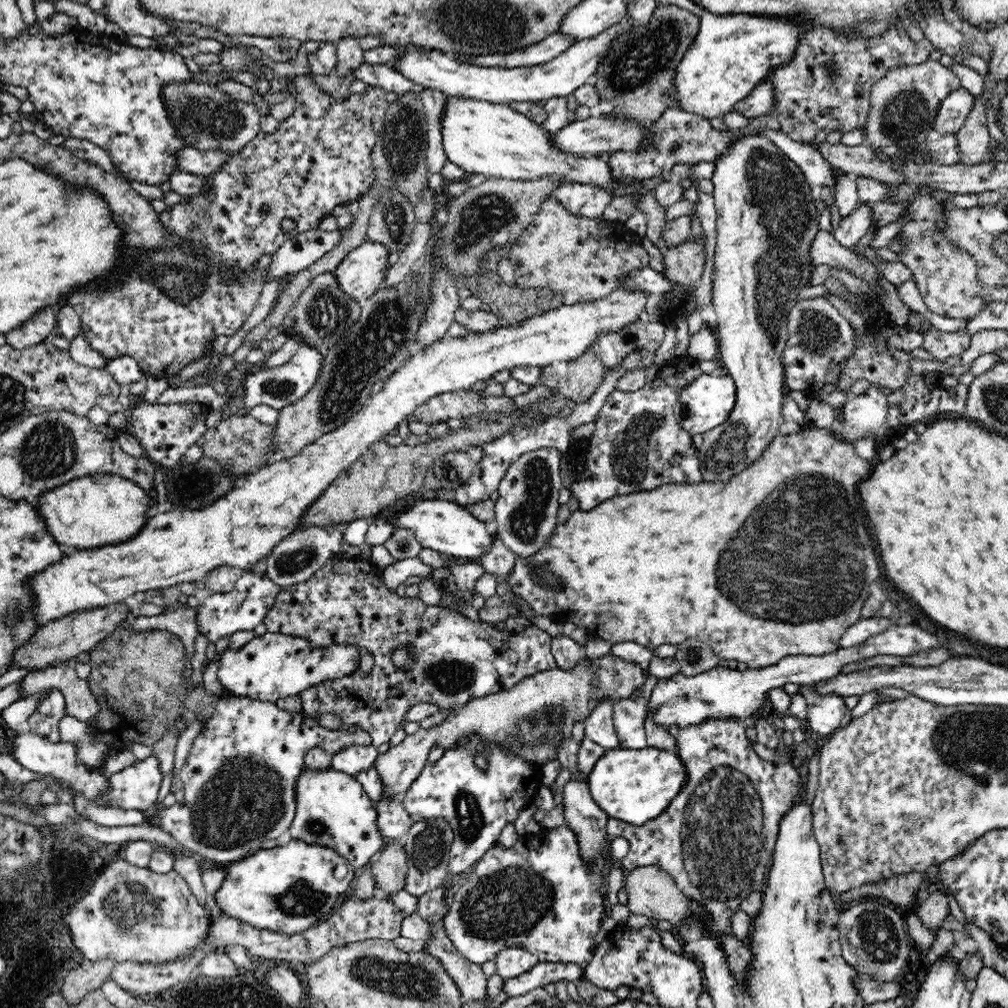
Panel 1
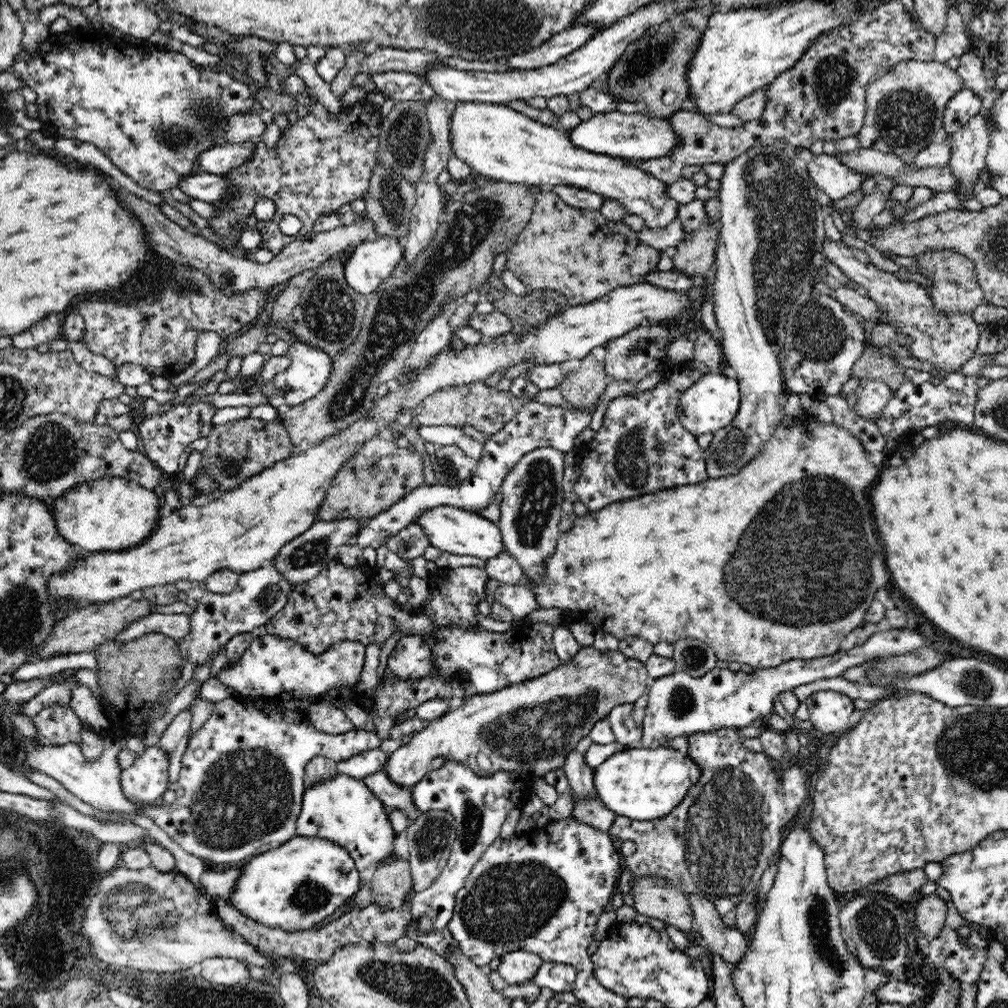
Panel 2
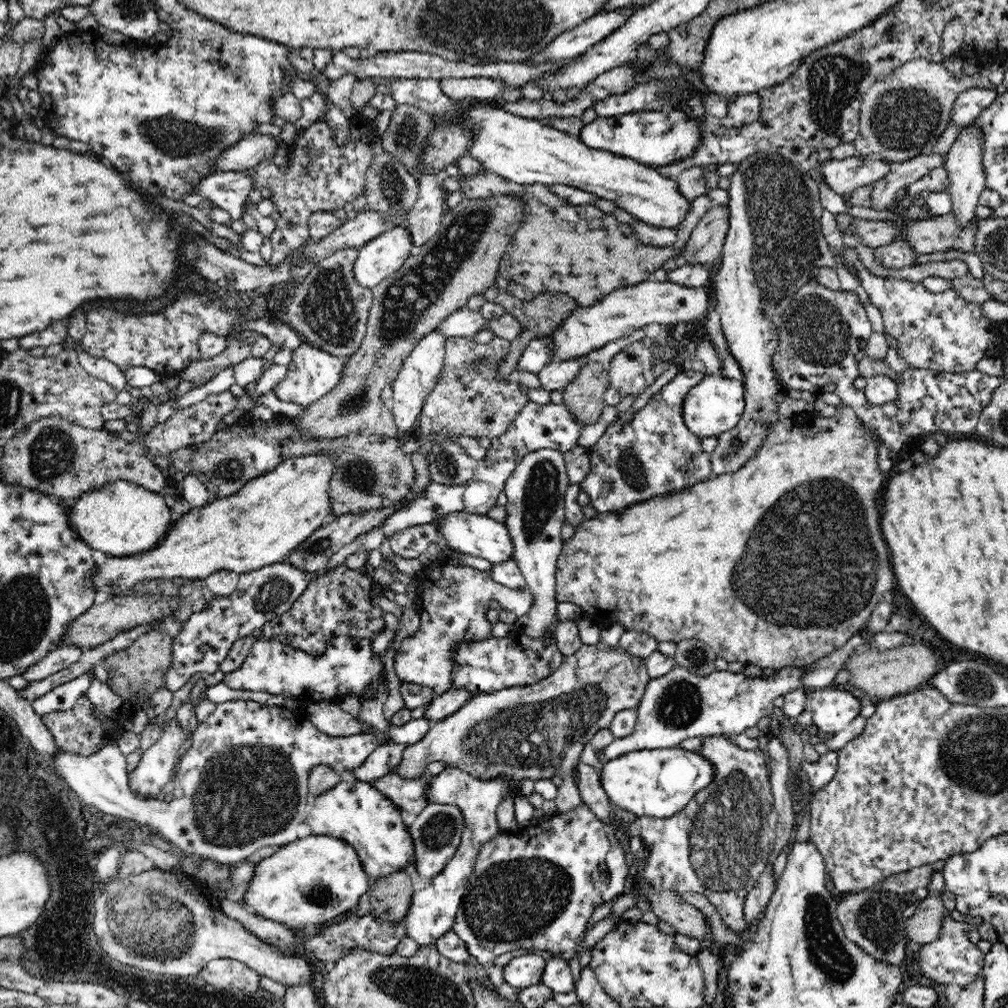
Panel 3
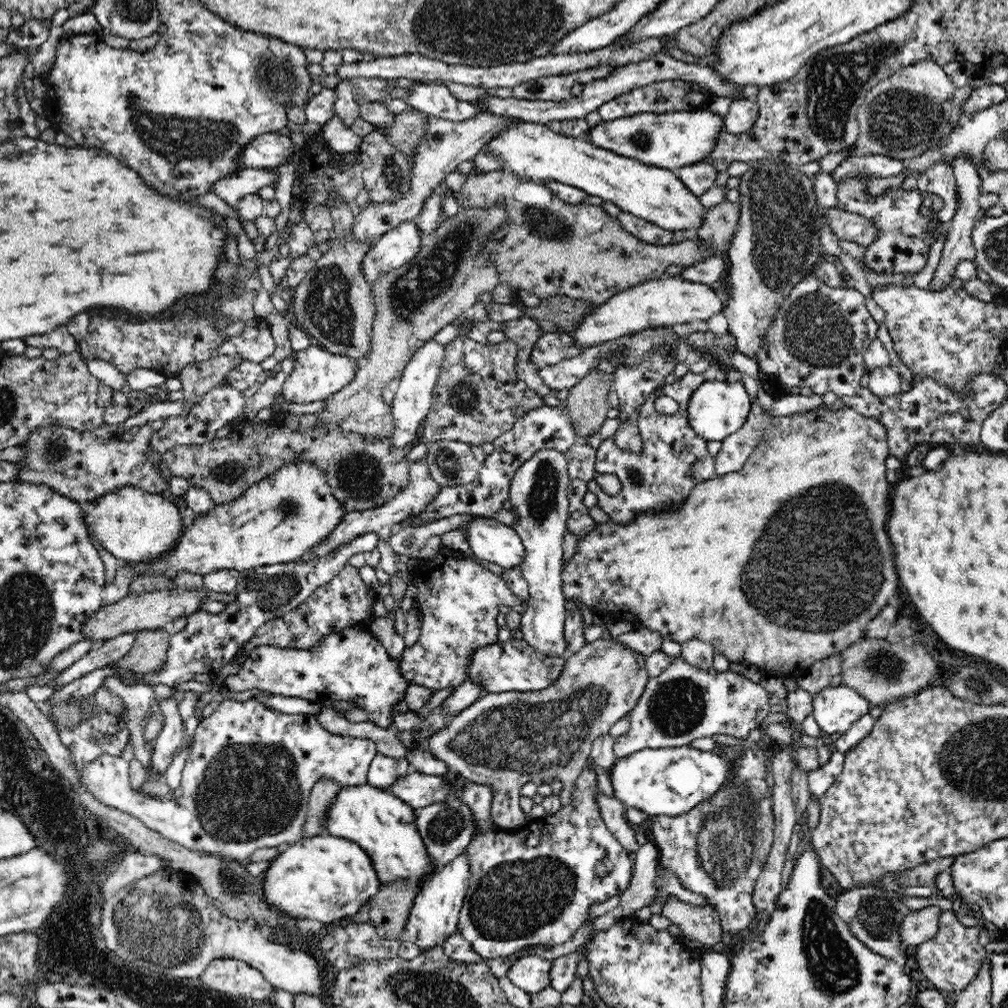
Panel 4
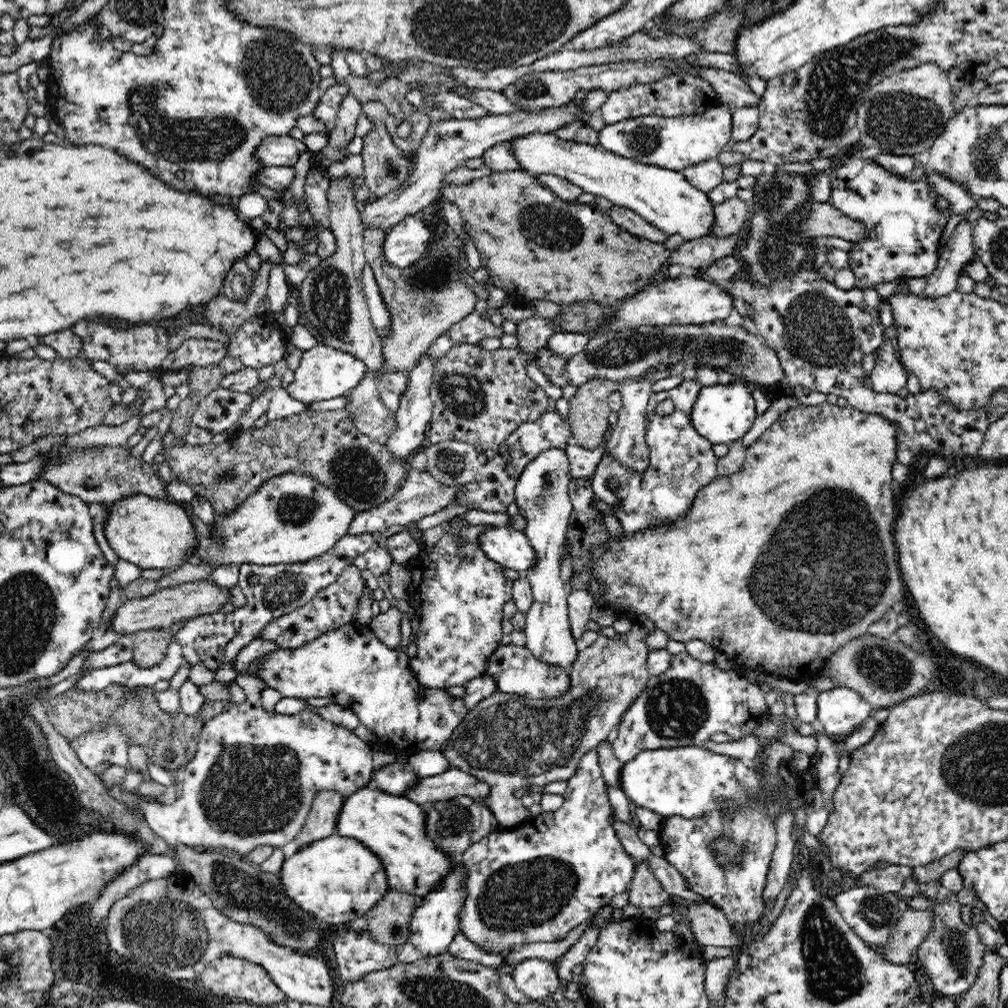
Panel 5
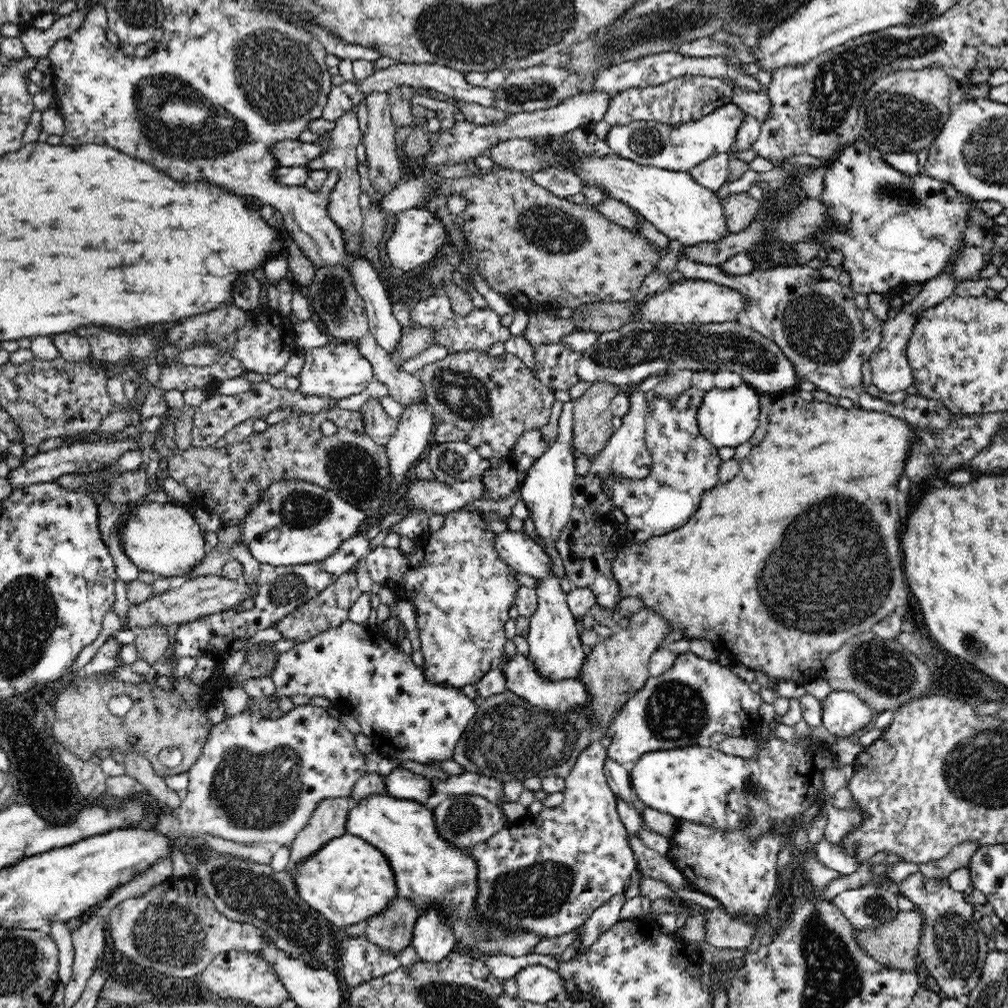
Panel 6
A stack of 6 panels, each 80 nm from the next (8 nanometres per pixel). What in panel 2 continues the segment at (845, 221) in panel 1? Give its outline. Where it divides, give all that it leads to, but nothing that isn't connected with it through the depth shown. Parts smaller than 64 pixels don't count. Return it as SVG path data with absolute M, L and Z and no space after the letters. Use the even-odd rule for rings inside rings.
M878 176L875 178L877 187L862 200L858 205L850 209L850 215L857 228L868 229L872 218L884 210L885 203L889 200L888 194L894 185L899 185L889 176Z

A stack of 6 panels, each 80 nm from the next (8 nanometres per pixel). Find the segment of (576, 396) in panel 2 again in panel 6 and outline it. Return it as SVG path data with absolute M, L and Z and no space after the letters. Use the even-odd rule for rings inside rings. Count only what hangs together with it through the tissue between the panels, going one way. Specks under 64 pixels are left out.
M596 381L573 404L573 446L584 455L597 455L615 431L611 402L622 388L608 381Z

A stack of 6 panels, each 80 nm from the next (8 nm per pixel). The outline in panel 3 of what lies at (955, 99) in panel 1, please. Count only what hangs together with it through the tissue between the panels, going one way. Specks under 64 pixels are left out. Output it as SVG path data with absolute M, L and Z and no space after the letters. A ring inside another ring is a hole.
M973 87L961 92L954 101L951 121L956 126L965 127L1000 94L998 87L988 89Z

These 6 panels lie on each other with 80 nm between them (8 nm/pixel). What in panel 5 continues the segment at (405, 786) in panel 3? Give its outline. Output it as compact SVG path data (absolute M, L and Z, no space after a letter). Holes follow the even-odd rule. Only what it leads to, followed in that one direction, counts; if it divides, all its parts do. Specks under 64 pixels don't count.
M454 767L437 776L420 777L418 784L406 792L405 798L421 806L426 802L446 801L456 796L488 799L490 787Z

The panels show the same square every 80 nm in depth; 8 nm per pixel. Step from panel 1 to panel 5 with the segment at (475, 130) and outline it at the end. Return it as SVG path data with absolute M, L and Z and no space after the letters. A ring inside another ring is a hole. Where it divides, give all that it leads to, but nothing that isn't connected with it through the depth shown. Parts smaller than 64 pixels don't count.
M536 131L512 138L509 144L519 168L532 176L556 173L558 176L568 177L583 192L604 196L612 204L636 212L668 236L680 234L687 242L692 242L713 234L716 205L711 204L704 190L694 188L681 171L642 164L637 160L618 156L600 145L562 140L554 133Z

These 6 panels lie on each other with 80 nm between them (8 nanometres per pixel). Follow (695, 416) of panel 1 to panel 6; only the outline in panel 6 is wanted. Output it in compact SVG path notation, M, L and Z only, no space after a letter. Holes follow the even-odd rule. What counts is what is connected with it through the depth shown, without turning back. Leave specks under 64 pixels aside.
M745 382L738 387L733 385L721 389L716 386L712 387L709 391L705 391L697 416L698 427L702 436L706 437L710 444L718 448L722 448L722 446L736 448L750 440L759 424L759 396L760 393Z

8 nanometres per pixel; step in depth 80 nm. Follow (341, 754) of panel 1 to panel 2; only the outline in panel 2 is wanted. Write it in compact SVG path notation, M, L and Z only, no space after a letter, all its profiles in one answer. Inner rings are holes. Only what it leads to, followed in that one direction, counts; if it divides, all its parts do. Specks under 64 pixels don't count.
M372 748L372 750L360 752L360 754L356 754L348 760L338 762L335 768L339 775L364 779L372 776L374 772L384 772L384 764L386 764L388 758L390 758L388 753L384 753L378 748Z

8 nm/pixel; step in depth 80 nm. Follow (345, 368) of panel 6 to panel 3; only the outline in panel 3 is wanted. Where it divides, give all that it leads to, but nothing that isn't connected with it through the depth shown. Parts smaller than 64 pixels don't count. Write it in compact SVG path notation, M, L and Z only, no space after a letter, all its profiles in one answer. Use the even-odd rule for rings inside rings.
M305 342L292 352L292 362L287 370L287 375L278 383L273 392L284 402L294 402L294 404L302 404L307 407L340 384L344 378L346 366L346 358L332 356L332 354L313 348L311 344Z

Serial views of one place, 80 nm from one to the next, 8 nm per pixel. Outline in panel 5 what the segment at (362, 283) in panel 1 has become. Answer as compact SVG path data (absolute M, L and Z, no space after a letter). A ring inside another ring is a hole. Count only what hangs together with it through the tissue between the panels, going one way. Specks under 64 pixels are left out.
M407 215L390 232L384 233L384 260L398 268L412 267L430 250L430 244L434 240L436 238L430 226Z

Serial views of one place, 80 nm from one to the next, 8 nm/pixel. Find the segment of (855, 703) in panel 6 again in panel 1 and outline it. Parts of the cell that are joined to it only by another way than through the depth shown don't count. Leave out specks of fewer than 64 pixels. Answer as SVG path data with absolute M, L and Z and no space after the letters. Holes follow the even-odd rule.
M809 684L799 685L799 693L807 702L808 724L821 735L832 734L840 729L849 717L844 697L837 694L818 694Z

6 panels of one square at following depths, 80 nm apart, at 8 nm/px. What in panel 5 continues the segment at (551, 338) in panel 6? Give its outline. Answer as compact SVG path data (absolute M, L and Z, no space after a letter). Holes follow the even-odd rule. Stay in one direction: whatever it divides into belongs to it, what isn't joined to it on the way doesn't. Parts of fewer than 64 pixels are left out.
M534 316L528 320L522 320L516 326L515 336L518 338L518 345L525 353L535 358L536 350L544 349L548 340L564 328L558 328L546 318Z

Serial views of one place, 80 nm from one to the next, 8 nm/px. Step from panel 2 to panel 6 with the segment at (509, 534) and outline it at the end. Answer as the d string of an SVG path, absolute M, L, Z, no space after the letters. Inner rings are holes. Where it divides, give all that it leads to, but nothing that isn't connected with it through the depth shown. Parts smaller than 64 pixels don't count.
M572 401L563 402L562 415L559 419L558 437L533 462L526 473L526 478L520 482L521 499L528 507L529 518L534 523L535 534L539 536L538 543L545 548L554 548L554 542L560 538L564 526L570 520L570 514L573 509L573 482L577 478L573 455L573 430ZM548 575L545 579L538 579L535 588L538 606L531 614L527 642L529 657L538 669L538 675L548 681L557 682L560 679L581 679L581 668L584 667L585 654L576 627L576 618L567 603L567 595L560 587L558 576Z

